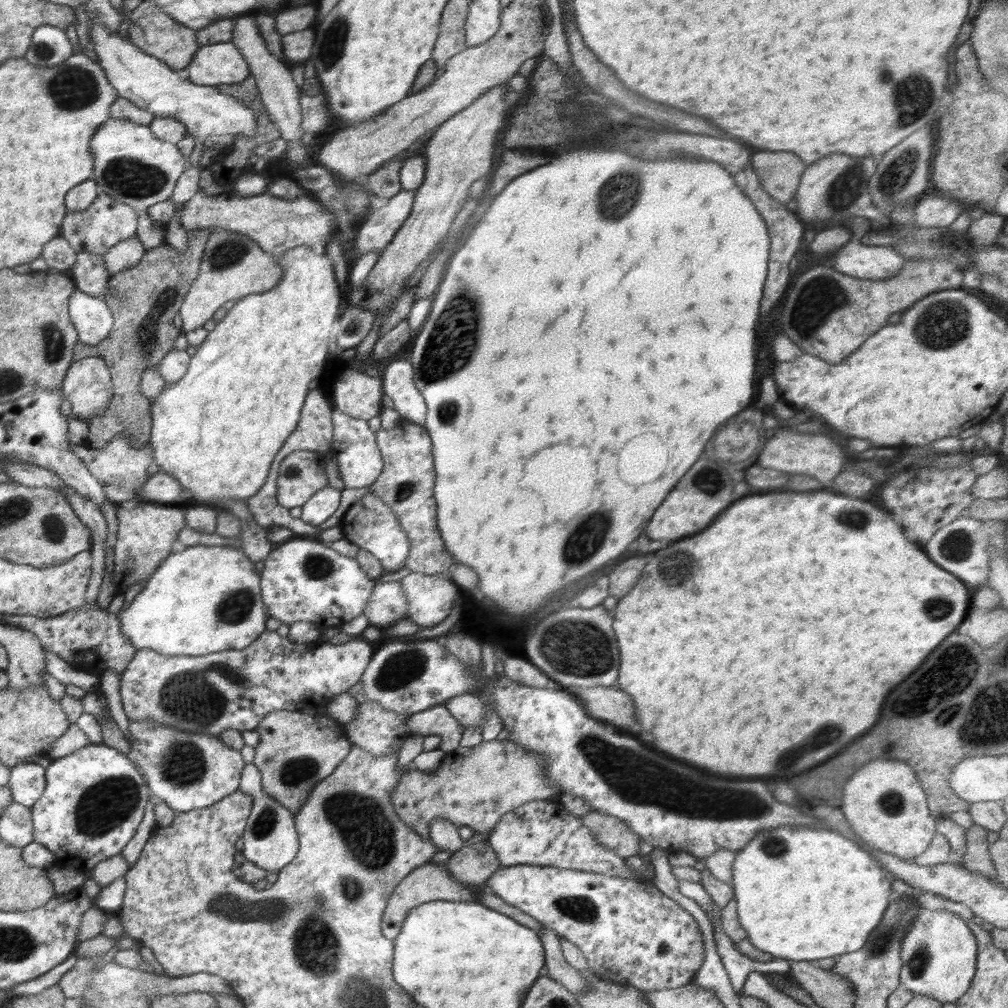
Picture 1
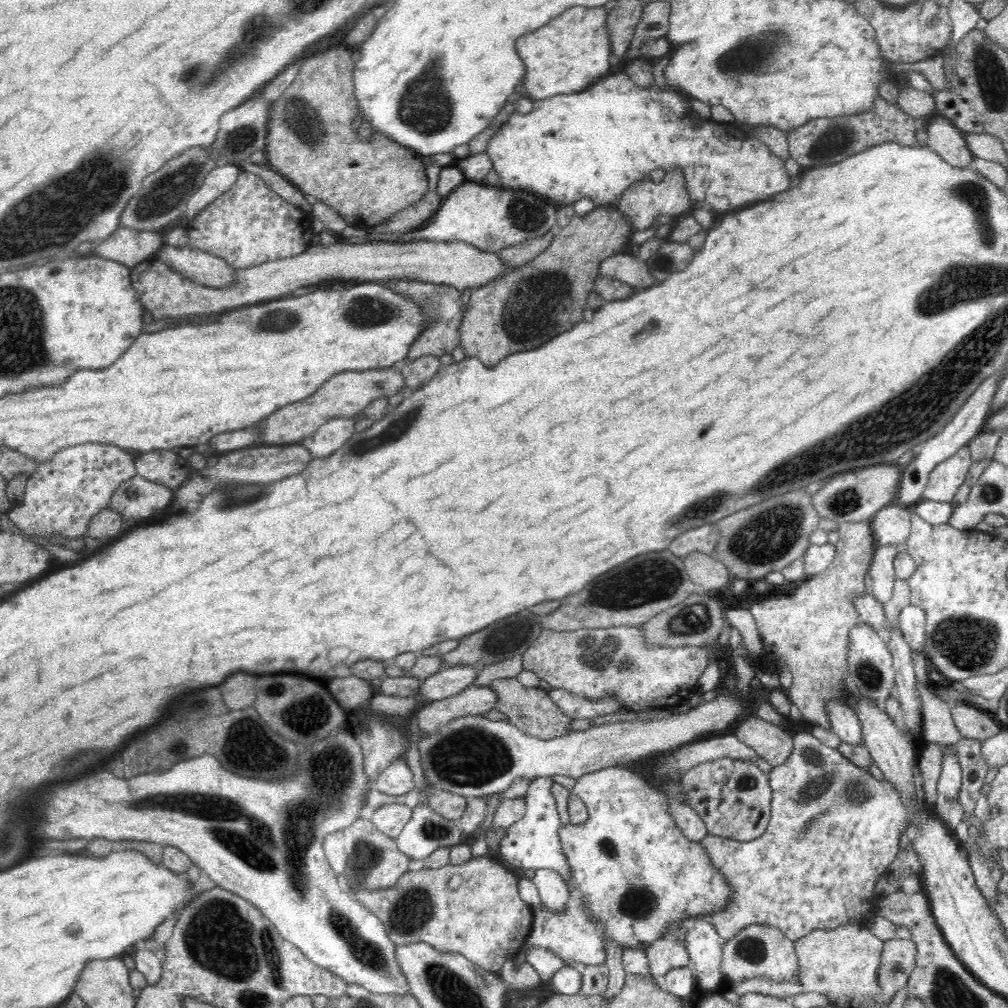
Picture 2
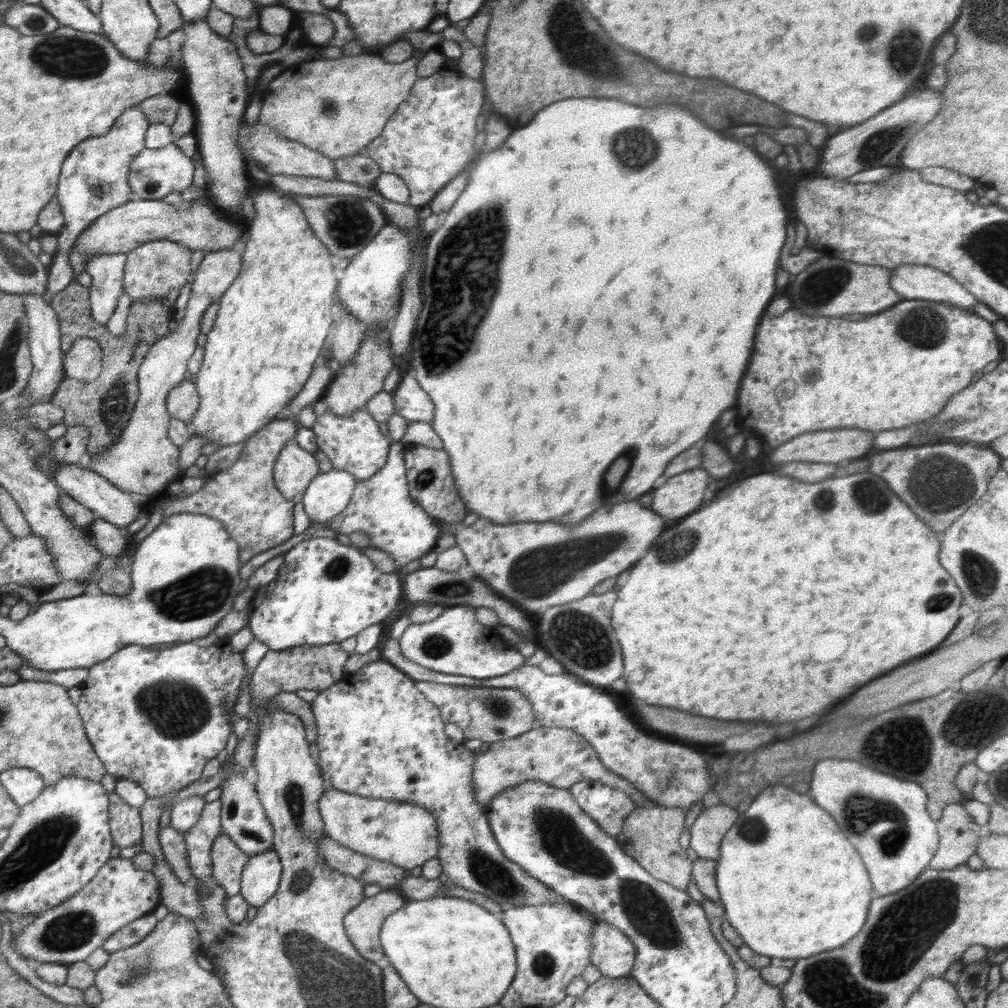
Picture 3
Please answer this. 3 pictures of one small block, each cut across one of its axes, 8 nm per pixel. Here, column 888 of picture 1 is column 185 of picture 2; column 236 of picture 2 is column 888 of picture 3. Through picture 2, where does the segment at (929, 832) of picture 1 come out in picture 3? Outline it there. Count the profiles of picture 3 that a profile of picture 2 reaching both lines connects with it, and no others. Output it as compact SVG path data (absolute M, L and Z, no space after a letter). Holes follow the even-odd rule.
M828 759L818 762L813 768L808 795L832 815L838 828L856 849L869 874L872 898L880 898L910 886L923 870L929 868L929 862L939 847L939 834L936 821L927 809L926 791L919 784L892 778L868 766L858 766L858 762L852 760Z

